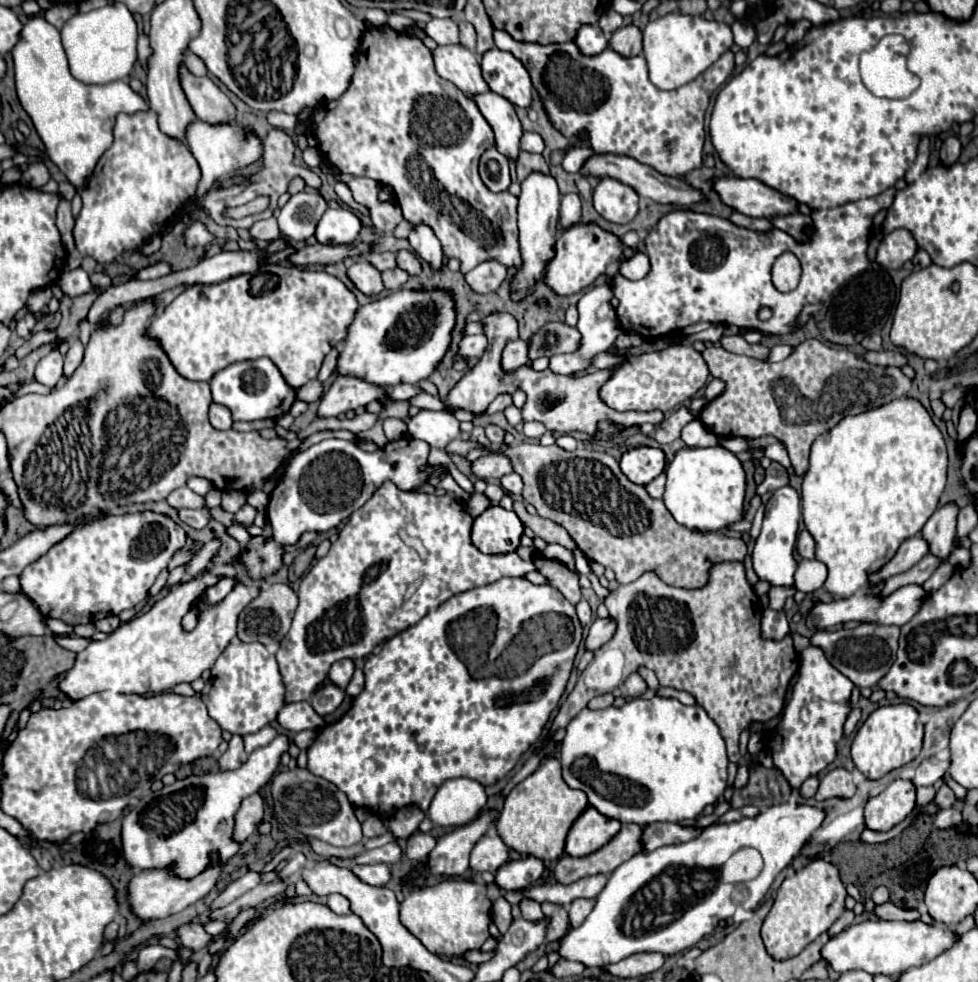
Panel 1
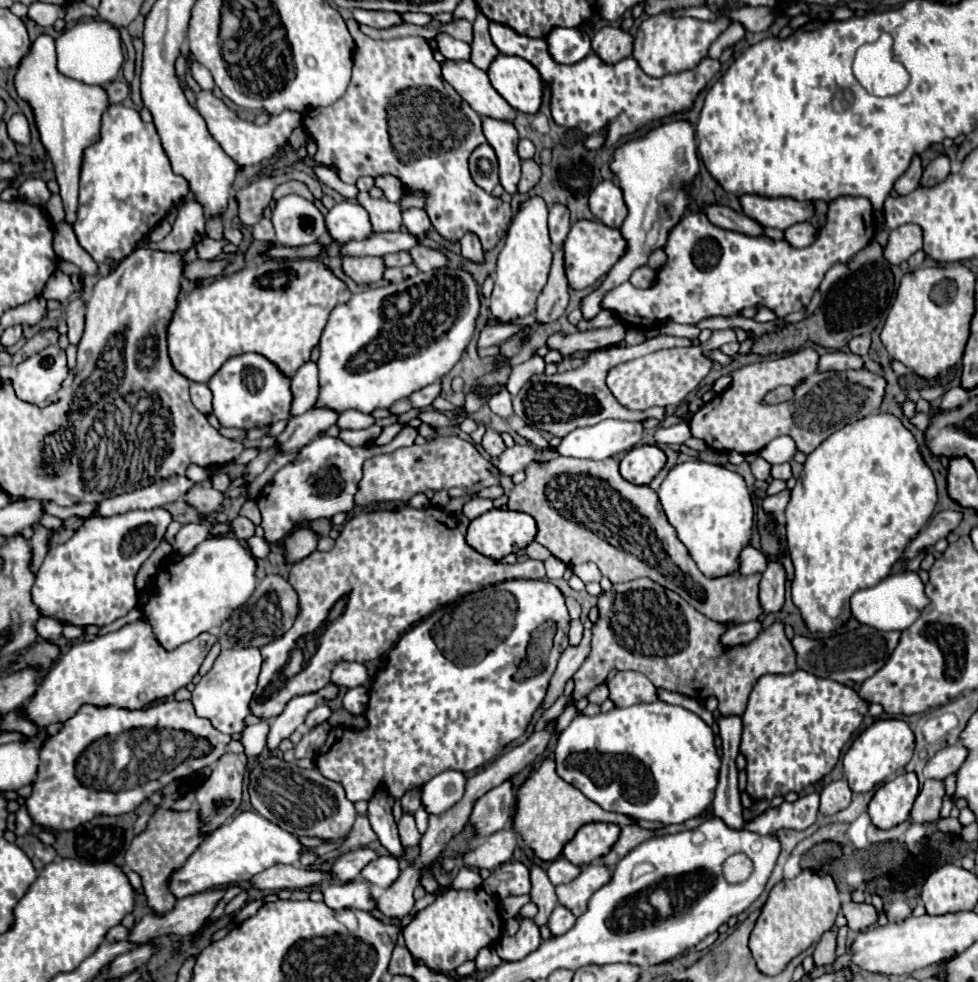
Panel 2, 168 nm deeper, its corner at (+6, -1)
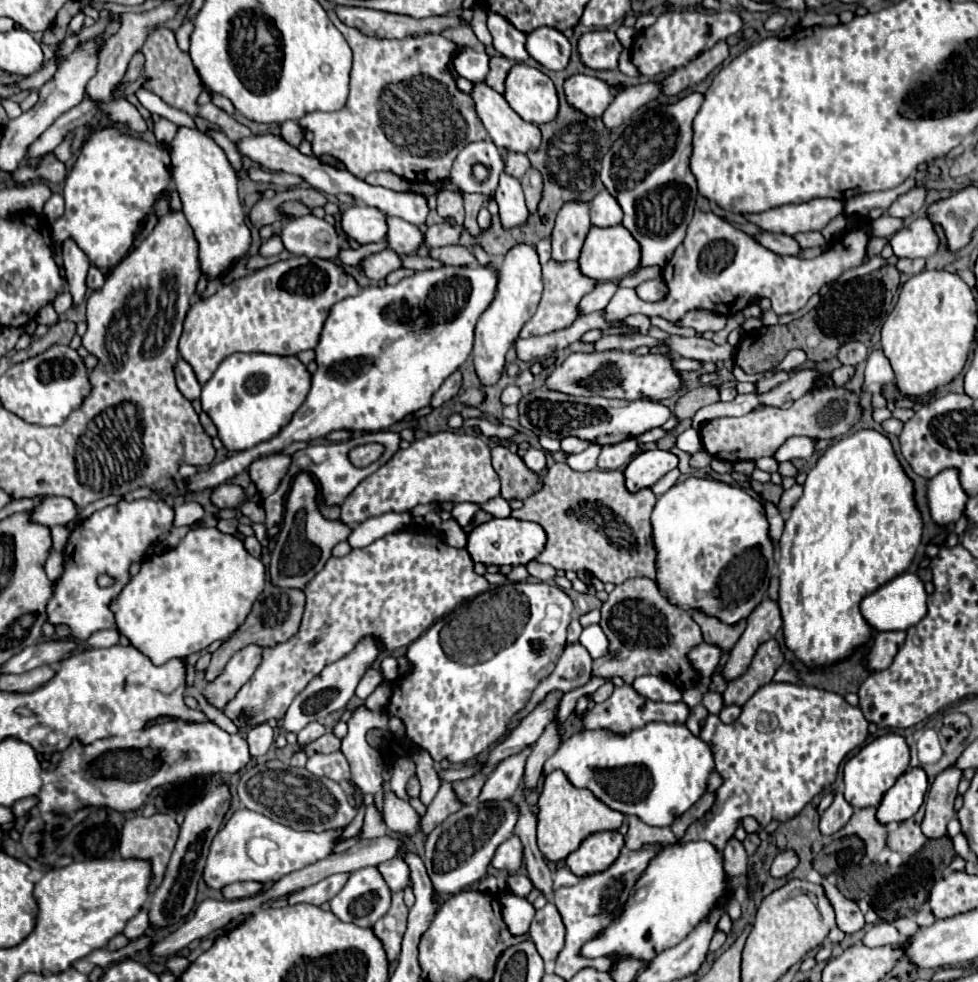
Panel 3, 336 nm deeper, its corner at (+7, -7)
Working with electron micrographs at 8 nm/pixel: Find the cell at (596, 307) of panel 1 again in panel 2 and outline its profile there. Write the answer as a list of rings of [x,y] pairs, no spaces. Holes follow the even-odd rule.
[[[688,119],[662,123],[642,137],[618,145],[612,153],[610,171],[618,179],[618,187],[622,189],[624,203],[628,207],[628,215],[620,227],[624,239],[628,241],[628,251],[600,281],[600,285],[590,295],[584,297],[582,313],[586,319],[594,317],[600,311],[600,301],[610,289],[628,281],[638,267],[646,265],[648,255],[654,249],[660,249],[666,245],[668,233],[688,213],[688,207],[692,203],[692,193],[690,193],[692,181],[700,171],[700,161],[696,155],[694,125]],[[678,151],[684,151],[684,163],[678,161],[676,157]]]

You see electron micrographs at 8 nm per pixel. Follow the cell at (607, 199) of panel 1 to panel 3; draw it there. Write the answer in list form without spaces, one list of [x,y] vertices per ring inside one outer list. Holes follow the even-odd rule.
[[[601,191],[599,195],[595,195],[595,199],[591,201],[591,225],[605,229],[619,225],[621,219],[623,219],[623,211],[611,193]]]

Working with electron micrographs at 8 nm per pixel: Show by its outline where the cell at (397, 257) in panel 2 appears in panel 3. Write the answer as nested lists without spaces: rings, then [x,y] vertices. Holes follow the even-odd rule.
[[[417,253],[415,255],[403,255],[401,263],[403,263],[403,267],[413,269],[413,271],[427,271],[427,269],[435,269],[441,265],[441,263],[435,263],[431,257],[417,255]]]

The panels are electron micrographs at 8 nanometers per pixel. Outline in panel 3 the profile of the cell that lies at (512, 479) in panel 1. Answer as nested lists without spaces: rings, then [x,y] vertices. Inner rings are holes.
[[[589,445],[583,453],[571,453],[565,457],[565,463],[571,465],[575,471],[591,471],[597,467],[597,457],[599,457],[601,447],[599,445]]]

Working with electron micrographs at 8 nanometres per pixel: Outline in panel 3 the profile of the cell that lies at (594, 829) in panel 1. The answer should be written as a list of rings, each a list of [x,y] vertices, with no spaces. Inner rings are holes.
[[[601,831],[589,835],[577,851],[567,855],[567,867],[577,875],[585,877],[607,869],[623,849],[623,835],[619,831]]]

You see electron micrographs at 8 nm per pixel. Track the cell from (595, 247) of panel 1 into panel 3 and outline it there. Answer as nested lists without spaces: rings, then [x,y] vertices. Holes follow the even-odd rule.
[[[615,225],[615,227],[607,227],[607,229],[591,227],[587,237],[585,237],[583,251],[581,251],[577,263],[579,263],[579,271],[589,279],[595,279],[599,283],[603,283],[603,281],[619,281],[621,277],[631,275],[631,273],[637,271],[639,245],[635,243],[633,235],[623,225]]]

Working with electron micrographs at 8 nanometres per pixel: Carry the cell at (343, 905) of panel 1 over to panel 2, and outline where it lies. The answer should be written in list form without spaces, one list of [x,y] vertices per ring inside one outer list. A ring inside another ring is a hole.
[[[354,879],[348,883],[330,883],[324,885],[324,903],[332,909],[360,909],[360,911],[372,911],[376,909],[376,899],[372,895],[372,883],[364,879]]]

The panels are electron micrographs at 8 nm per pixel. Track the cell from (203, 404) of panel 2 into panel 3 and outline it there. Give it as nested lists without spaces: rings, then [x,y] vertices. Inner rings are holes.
[[[179,359],[177,367],[175,367],[175,377],[177,377],[177,387],[179,387],[179,391],[183,393],[185,399],[195,401],[195,399],[201,397],[201,385],[199,385],[191,365],[185,363],[183,359]]]

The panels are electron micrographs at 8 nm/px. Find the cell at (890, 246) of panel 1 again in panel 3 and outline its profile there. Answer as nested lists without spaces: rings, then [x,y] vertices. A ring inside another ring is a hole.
[[[919,217],[909,227],[903,227],[891,237],[891,247],[895,255],[915,259],[915,257],[931,257],[937,251],[939,239],[929,223],[929,219]]]

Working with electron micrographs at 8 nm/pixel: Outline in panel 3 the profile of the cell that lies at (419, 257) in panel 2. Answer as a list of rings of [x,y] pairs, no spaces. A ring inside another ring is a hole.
[[[451,245],[451,247],[439,247],[429,253],[435,261],[443,265],[453,265],[453,267],[463,267],[463,265],[475,265],[477,259],[461,245]]]

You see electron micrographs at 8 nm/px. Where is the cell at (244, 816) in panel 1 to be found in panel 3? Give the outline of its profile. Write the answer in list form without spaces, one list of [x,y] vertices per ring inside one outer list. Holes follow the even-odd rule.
[[[155,813],[153,817],[133,817],[123,825],[123,837],[121,837],[121,857],[123,859],[143,859],[151,863],[151,883],[149,883],[149,895],[153,895],[159,885],[163,883],[165,871],[167,871],[167,863],[169,857],[173,853],[173,847],[177,843],[179,837],[179,825],[175,821],[175,817],[167,815],[167,813]]]

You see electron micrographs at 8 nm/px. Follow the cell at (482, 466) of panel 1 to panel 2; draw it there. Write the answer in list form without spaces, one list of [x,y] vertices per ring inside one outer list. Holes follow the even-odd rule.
[[[516,445],[512,449],[506,449],[498,459],[494,459],[494,465],[502,475],[514,475],[522,471],[528,463],[532,463],[536,457],[538,455],[532,445]]]

